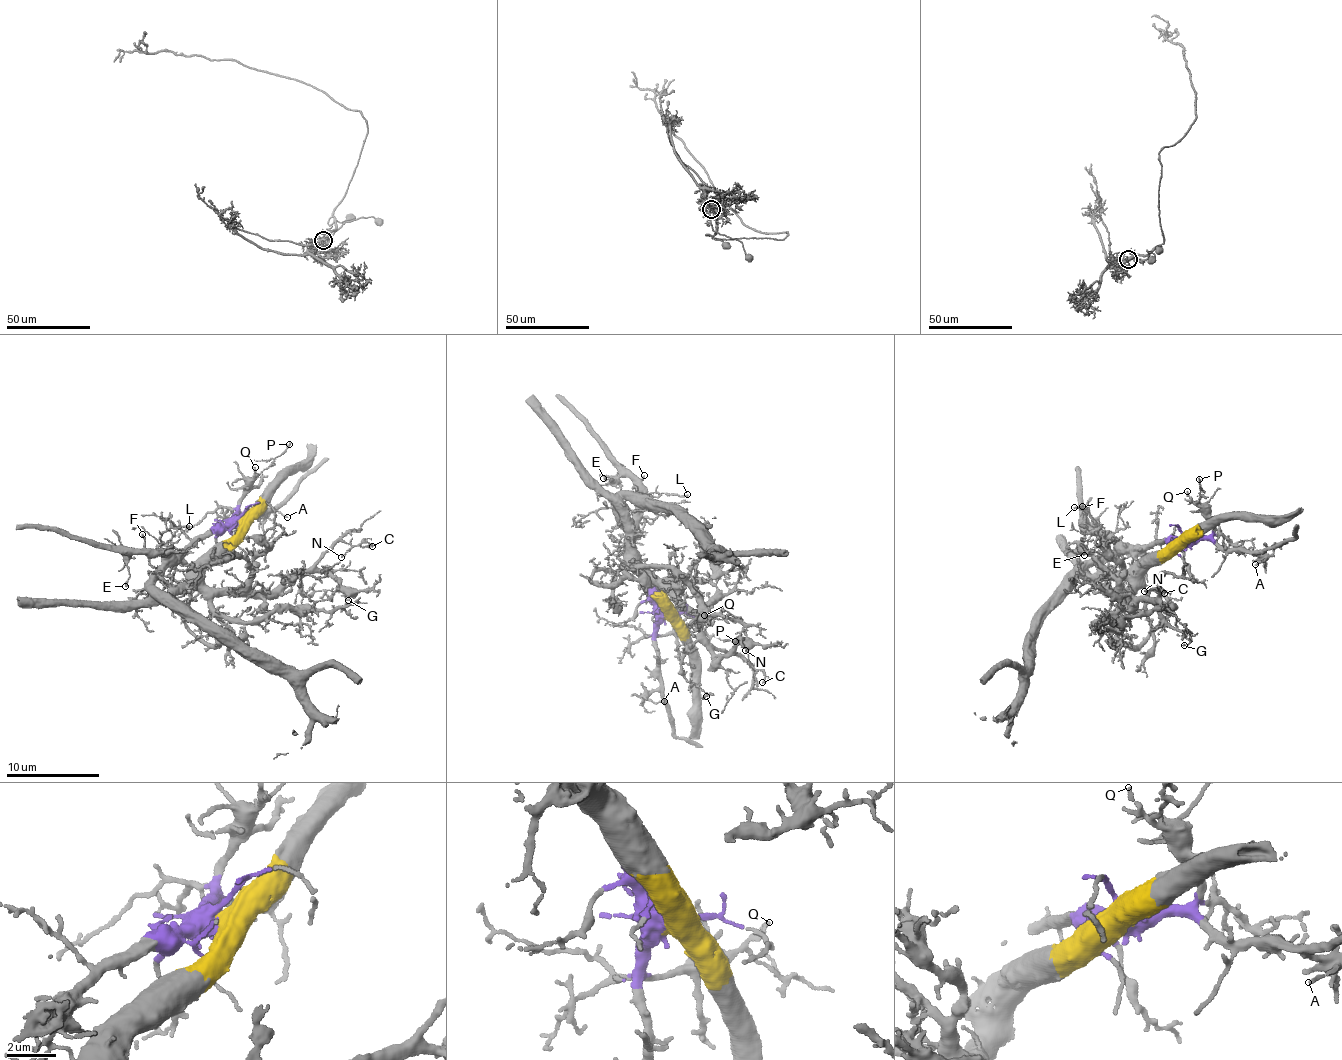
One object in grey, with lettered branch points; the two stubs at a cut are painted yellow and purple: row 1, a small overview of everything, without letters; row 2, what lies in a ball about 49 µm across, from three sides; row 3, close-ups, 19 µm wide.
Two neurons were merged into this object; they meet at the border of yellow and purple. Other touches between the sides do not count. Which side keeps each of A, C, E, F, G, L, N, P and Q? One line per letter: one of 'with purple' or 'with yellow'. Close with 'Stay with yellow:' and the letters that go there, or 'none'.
A: with purple
C: with yellow
E: with purple
F: with purple
G: with yellow
L: with purple
N: with yellow
P: with purple
Q: with purple
Stay with yellow: C, G, N

